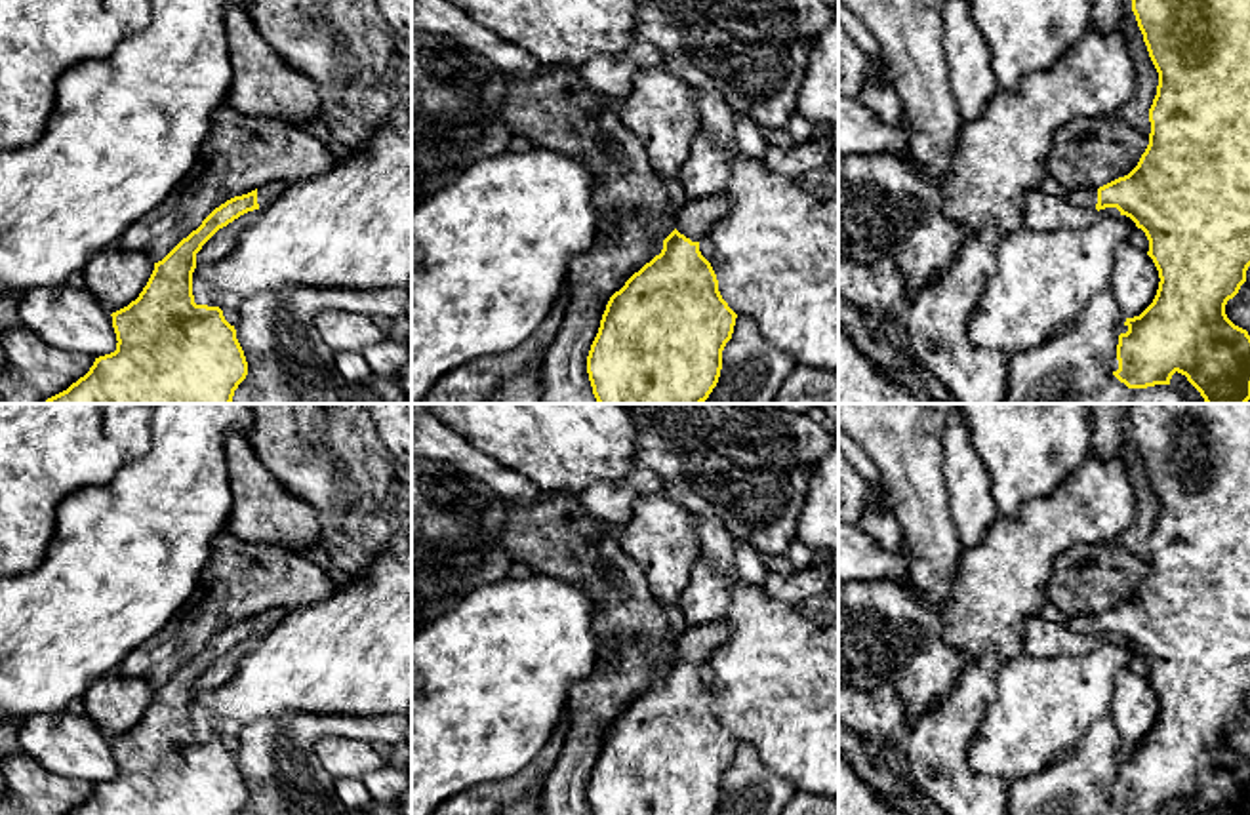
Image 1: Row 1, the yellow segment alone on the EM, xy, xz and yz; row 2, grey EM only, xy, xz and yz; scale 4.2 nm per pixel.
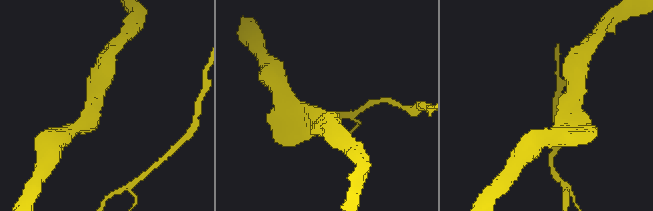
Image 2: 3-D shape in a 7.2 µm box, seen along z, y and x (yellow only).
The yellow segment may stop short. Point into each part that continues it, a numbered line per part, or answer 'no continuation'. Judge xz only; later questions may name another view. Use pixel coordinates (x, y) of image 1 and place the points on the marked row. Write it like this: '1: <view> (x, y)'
1: xz (694, 219)

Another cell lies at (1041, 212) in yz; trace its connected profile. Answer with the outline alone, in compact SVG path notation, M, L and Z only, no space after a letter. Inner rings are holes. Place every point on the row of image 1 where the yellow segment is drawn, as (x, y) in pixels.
M1042 187L1027 190L1021 202L1023 227L1037 232L1080 229L1098 213L1098 209L1073 206L1067 198L1046 194Z

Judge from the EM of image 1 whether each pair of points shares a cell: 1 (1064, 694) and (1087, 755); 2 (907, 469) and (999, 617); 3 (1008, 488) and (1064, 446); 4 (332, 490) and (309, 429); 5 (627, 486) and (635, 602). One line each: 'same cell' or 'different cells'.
1: different cells
2: different cells
3: same cell
4: same cell
5: different cells

